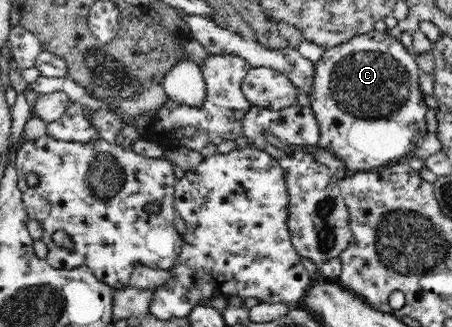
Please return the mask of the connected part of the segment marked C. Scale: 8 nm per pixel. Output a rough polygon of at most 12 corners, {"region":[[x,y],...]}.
{"region":[[390,31],[315,62],[320,137],[368,172],[426,135],[415,53]]}

